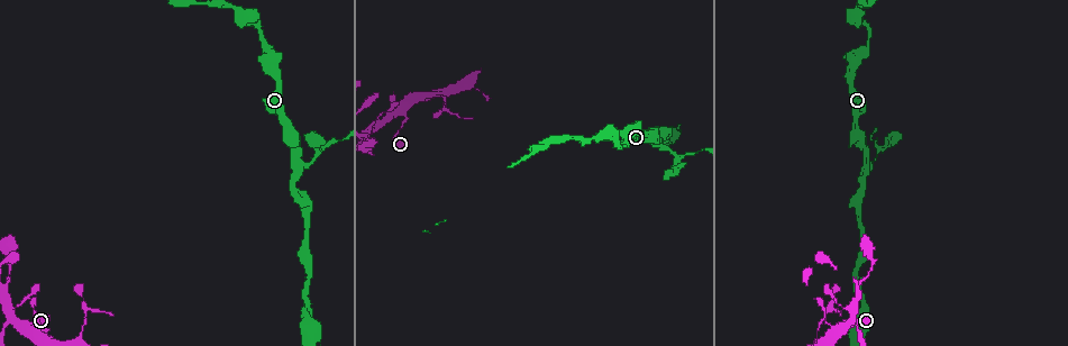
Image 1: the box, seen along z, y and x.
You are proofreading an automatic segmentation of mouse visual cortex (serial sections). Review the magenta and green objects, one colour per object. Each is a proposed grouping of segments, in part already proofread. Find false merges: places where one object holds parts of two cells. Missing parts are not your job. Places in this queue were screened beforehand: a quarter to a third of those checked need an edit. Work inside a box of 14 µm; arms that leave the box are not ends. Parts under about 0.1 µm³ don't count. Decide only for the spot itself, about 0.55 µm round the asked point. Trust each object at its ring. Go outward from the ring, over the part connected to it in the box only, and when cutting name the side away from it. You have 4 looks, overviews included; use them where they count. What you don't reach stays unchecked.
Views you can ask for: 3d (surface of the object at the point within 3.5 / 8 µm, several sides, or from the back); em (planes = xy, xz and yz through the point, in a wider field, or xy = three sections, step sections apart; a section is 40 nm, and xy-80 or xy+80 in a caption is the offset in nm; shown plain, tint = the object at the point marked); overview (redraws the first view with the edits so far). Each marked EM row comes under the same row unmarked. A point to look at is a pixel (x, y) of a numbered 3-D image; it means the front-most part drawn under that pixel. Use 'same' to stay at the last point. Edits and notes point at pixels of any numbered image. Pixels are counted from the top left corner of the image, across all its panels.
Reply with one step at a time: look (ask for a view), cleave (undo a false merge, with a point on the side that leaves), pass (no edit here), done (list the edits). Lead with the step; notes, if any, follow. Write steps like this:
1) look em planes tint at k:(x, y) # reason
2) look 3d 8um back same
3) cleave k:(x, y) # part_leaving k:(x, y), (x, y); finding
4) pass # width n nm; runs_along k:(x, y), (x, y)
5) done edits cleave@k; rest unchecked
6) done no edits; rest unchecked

look 3d 3.5um at 1:(317, 153) # thick turns thin

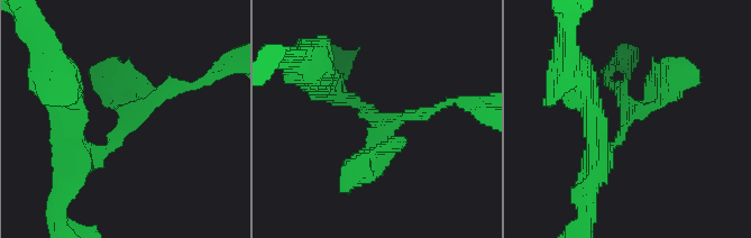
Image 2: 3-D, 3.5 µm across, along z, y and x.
look em planes tint at 2:(374, 122) # need the tissue

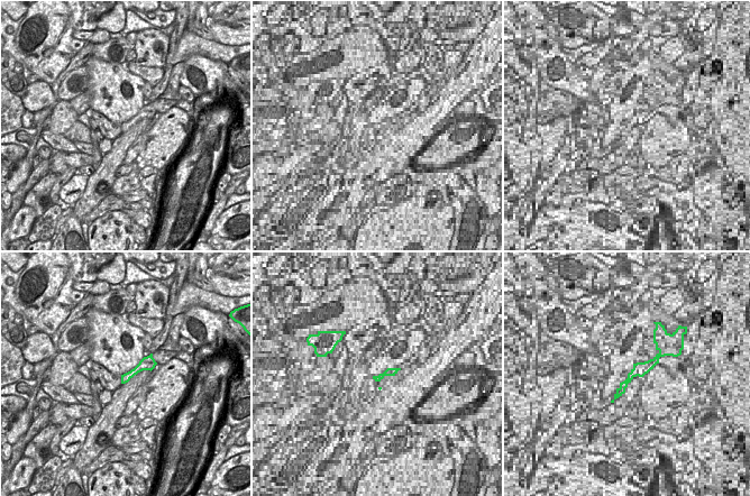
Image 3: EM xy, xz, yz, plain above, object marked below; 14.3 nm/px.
pass # all the same cell

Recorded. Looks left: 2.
look 3d 3.5um at 1:(45, 332)

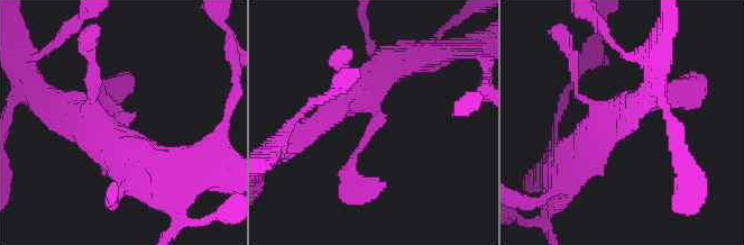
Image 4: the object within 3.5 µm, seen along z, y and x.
look em xy step 5 tint at 4:(374, 122) # now the EM

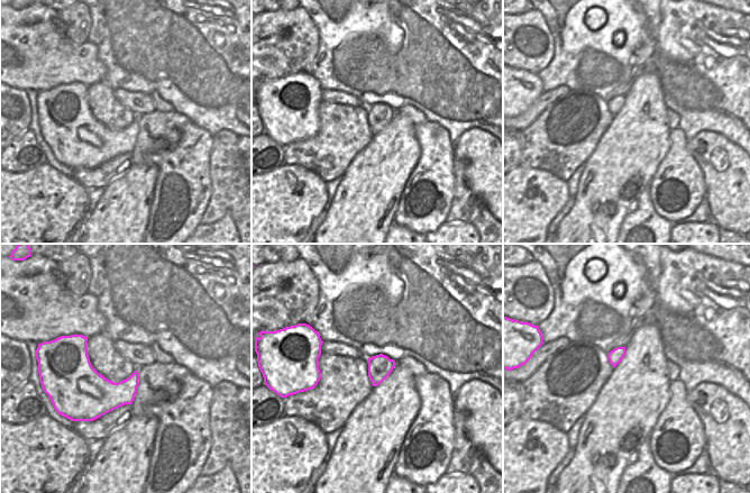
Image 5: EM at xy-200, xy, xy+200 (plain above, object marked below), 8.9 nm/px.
pass # runs_along 4:(349, 179), (376, 109), (328, 112); continuous, no second cell

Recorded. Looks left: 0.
done no edits; rest unchecked

